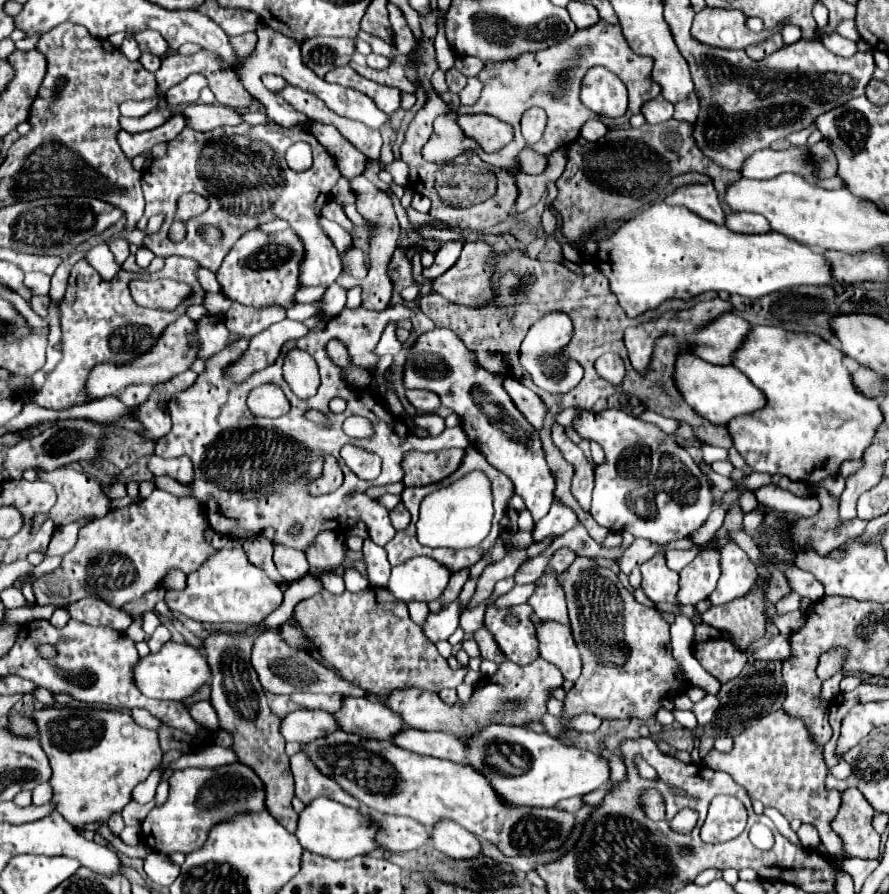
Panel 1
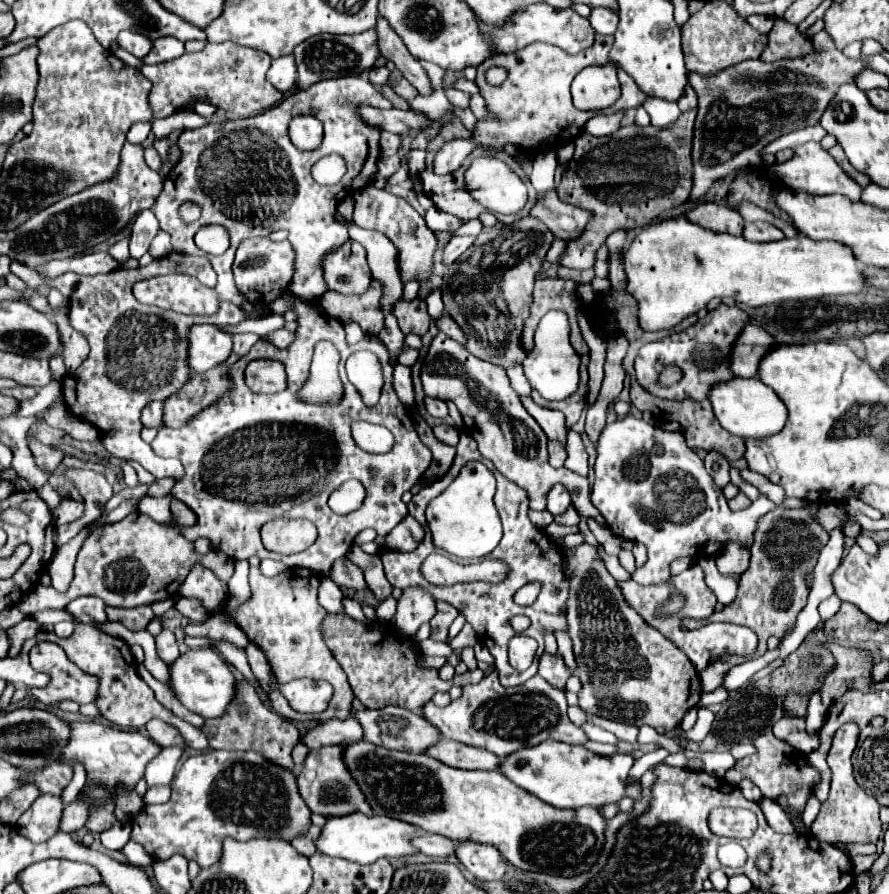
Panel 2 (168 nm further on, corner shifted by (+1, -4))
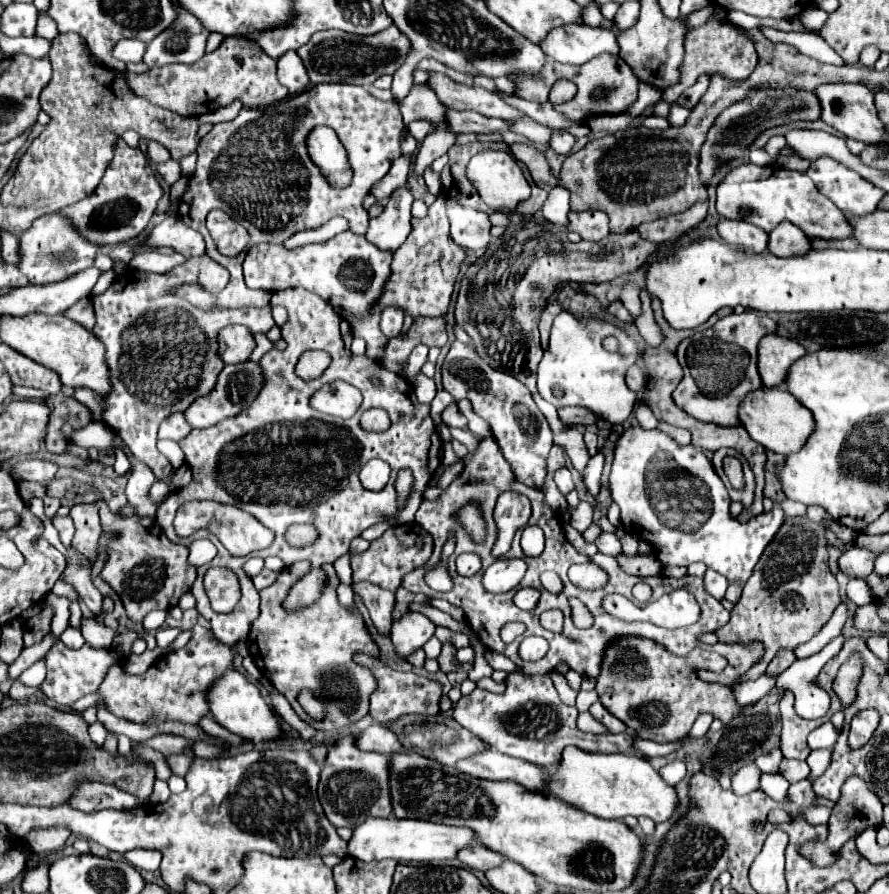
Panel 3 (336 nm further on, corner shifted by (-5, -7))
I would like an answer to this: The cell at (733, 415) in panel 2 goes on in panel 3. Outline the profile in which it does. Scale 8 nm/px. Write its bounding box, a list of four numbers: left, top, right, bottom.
[738,385,814,455]

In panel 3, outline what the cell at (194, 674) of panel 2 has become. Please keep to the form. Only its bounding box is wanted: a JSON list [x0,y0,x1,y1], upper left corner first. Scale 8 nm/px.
[206,669,282,743]

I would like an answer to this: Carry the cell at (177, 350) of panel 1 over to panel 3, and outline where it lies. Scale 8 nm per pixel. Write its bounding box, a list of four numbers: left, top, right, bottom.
[218,325,254,365]

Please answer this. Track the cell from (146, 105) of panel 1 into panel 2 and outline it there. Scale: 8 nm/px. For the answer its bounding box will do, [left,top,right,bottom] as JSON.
[140,42,282,118]

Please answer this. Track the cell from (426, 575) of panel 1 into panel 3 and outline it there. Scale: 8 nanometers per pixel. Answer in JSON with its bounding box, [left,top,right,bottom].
[390,613,434,659]

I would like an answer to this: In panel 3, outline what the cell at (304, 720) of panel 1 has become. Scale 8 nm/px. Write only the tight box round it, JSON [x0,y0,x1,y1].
[354,725,404,753]

